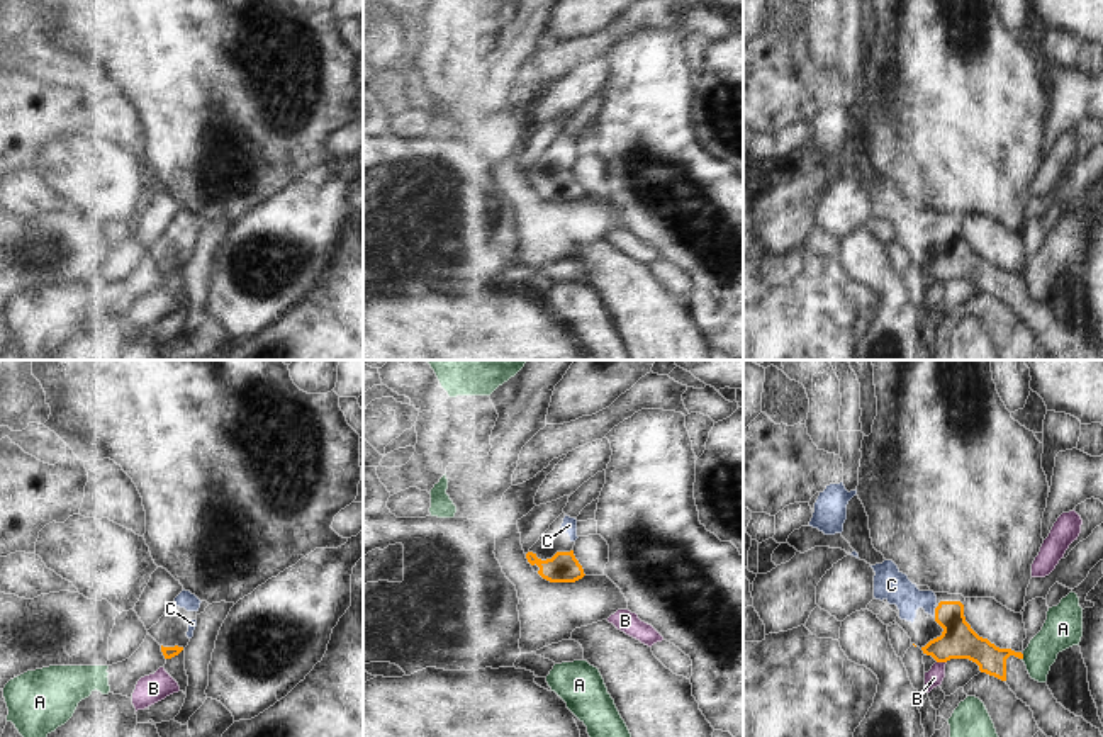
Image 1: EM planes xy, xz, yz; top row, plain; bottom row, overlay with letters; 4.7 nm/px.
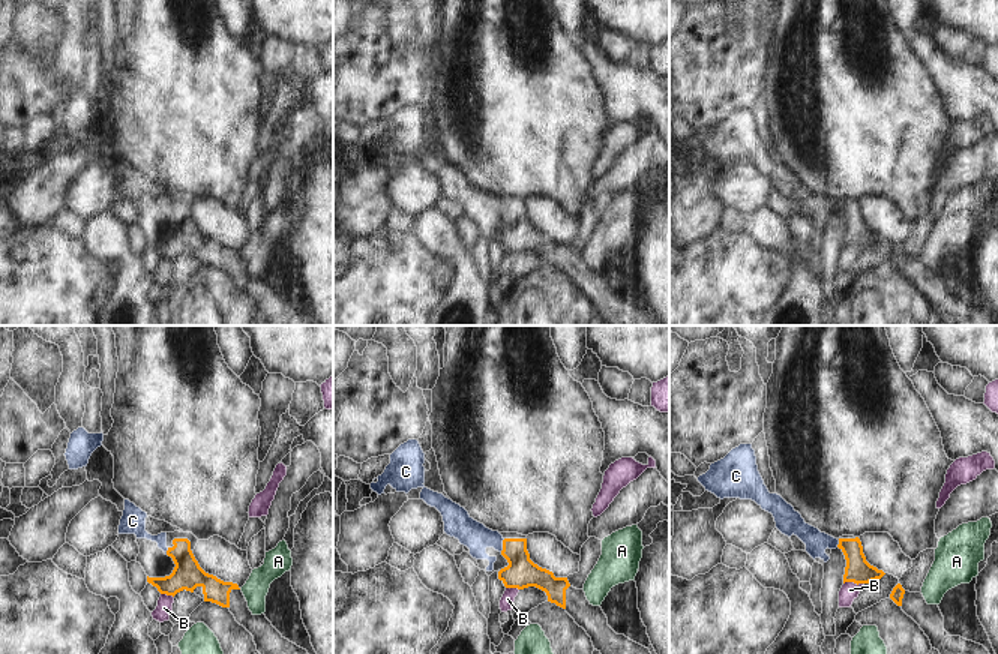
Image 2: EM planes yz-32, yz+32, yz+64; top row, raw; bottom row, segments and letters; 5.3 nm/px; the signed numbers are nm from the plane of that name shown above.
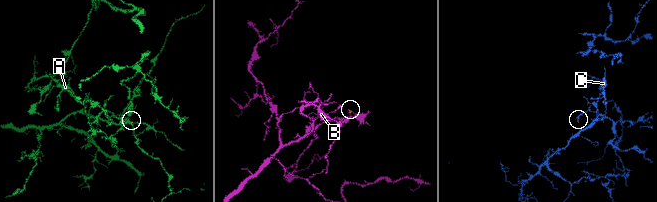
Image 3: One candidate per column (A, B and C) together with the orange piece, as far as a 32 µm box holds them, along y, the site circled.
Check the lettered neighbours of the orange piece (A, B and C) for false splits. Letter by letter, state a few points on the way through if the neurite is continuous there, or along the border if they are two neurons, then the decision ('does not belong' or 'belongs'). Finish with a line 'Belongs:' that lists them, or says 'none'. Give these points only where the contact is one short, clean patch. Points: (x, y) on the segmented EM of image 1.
A: border along yz (1024, 654), (1022, 659); does not belong
B: border along yz (937, 661), (946, 663); does not belong
C: runs through yz (957, 641), (957, 632), (935, 612), (891, 585); belongs
Belongs: C

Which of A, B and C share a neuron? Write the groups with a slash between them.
A / B / C

